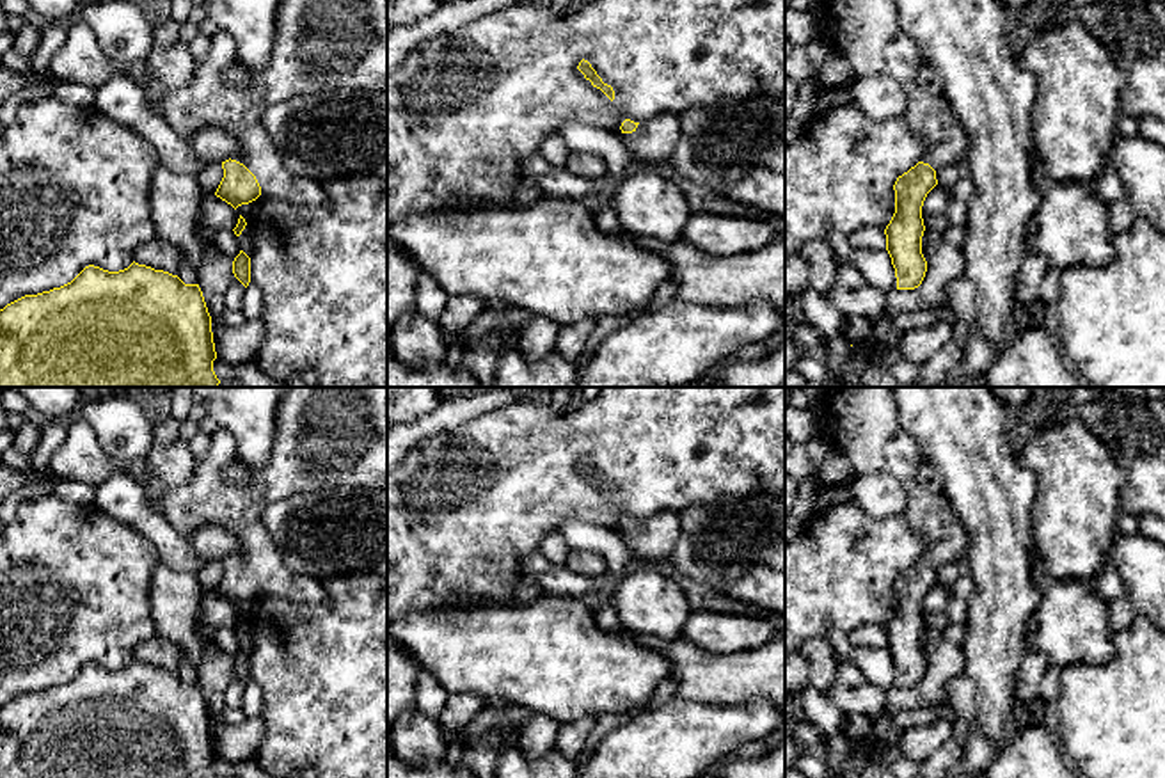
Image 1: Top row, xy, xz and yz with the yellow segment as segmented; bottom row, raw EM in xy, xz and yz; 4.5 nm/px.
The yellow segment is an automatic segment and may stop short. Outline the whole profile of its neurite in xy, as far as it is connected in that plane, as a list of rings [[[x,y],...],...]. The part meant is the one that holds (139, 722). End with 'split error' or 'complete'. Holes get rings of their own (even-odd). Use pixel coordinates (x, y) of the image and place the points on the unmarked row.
[[[131,661],[119,670],[85,664],[71,680],[0,707],[0,778],[218,778],[211,714],[199,682]]]; complete

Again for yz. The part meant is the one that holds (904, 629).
[[[831,387],[819,421],[833,446],[851,458],[856,476],[884,471],[906,488],[907,519],[925,549],[893,583],[895,611],[884,632],[897,687],[915,687],[927,670],[922,652],[923,599],[938,583],[936,570],[966,556],[970,535],[947,496],[920,485],[920,444],[899,423],[892,387]]]; split error

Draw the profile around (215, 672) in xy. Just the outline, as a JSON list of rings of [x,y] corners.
[[[204,643],[197,668],[197,682],[202,689],[208,711],[213,718],[222,718],[226,709],[224,693],[234,677],[233,659],[217,645]]]

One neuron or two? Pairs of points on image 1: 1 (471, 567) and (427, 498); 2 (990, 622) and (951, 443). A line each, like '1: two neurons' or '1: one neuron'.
1: one neuron
2: one neuron

